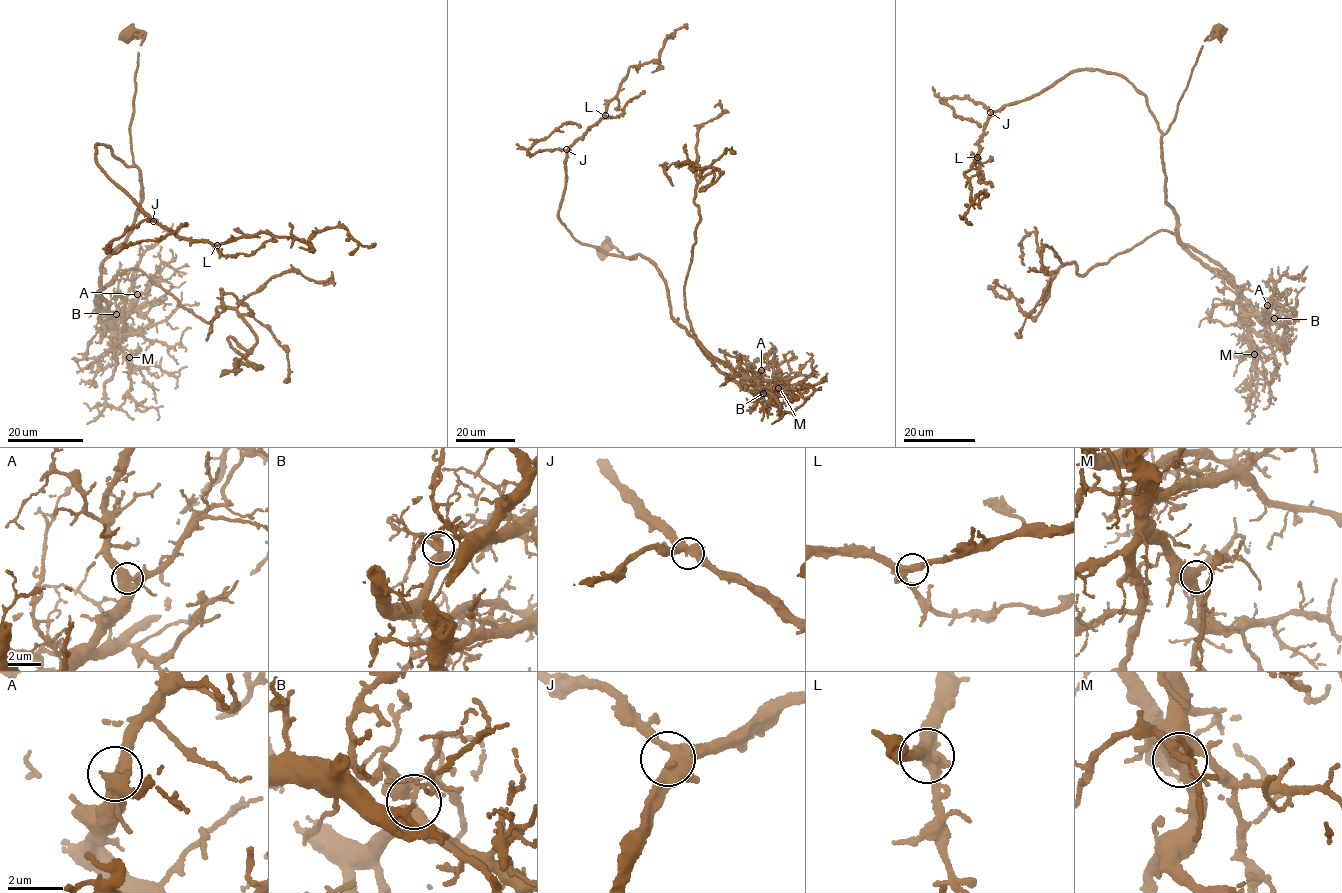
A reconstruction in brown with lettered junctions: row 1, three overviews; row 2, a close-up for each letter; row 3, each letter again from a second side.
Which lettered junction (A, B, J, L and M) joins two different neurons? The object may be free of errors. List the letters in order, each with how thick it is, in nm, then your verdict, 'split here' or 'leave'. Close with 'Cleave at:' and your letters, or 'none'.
A: calibre 440 nm; leave
B: calibre 420 nm; split here
J: calibre 440 nm; leave
L: calibre 380 nm; leave
M: calibre 460 nm; leave
Cleave at: B

